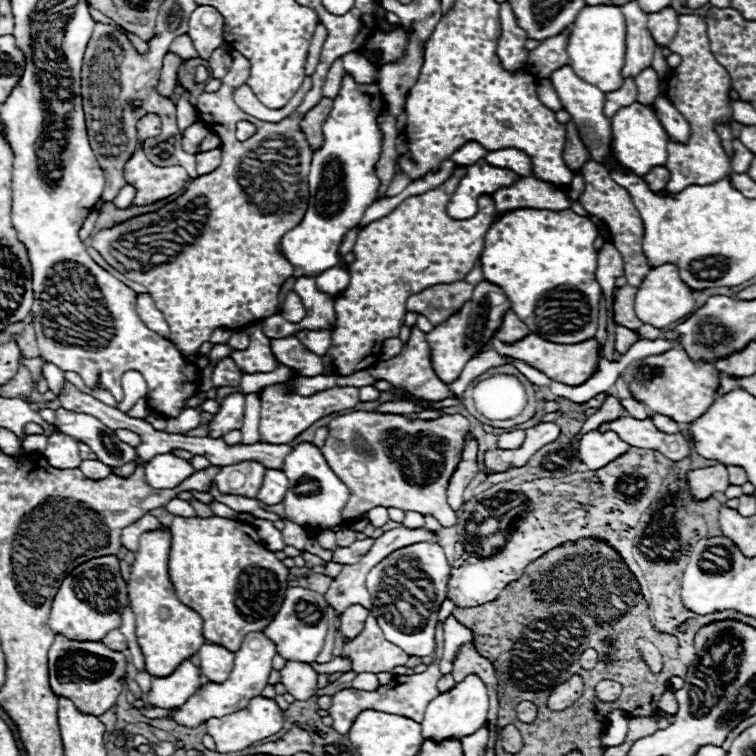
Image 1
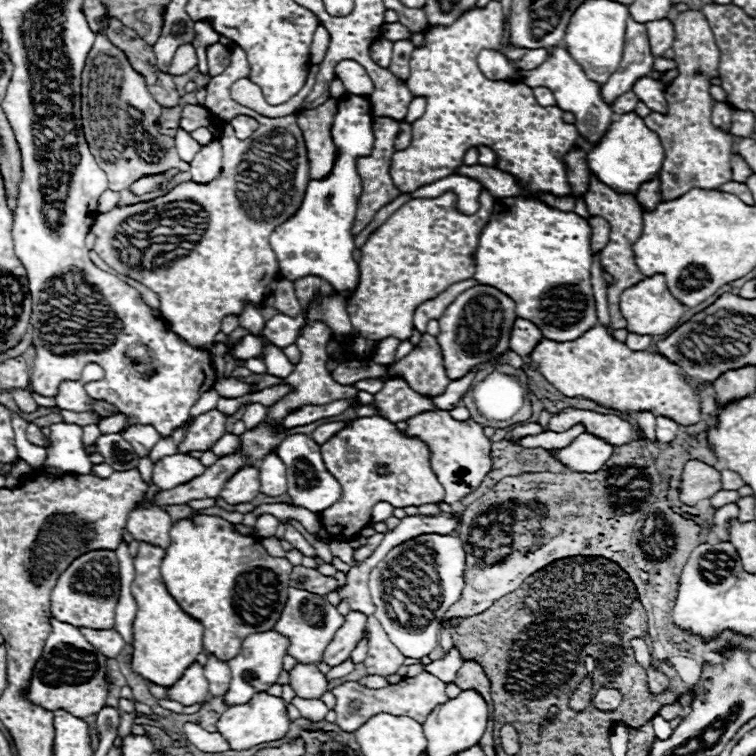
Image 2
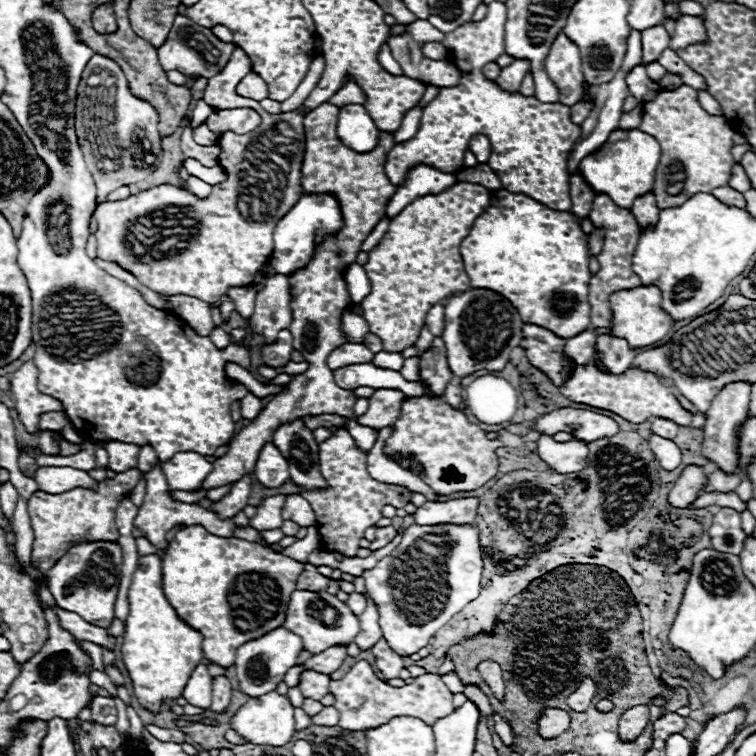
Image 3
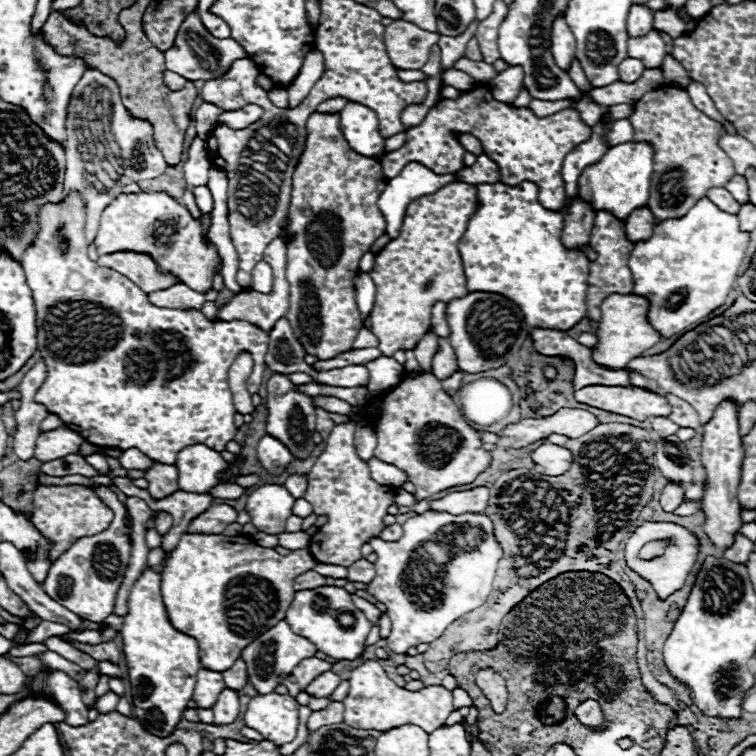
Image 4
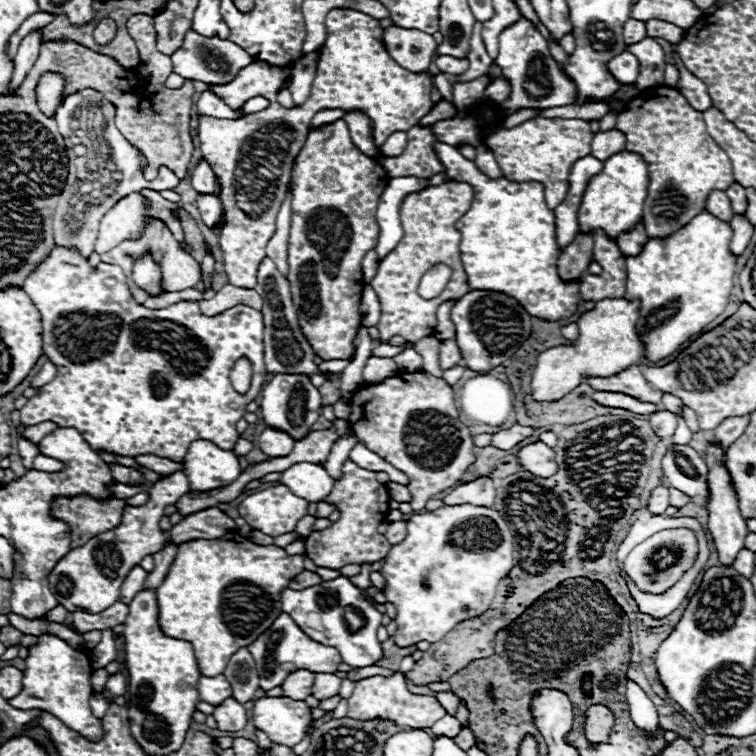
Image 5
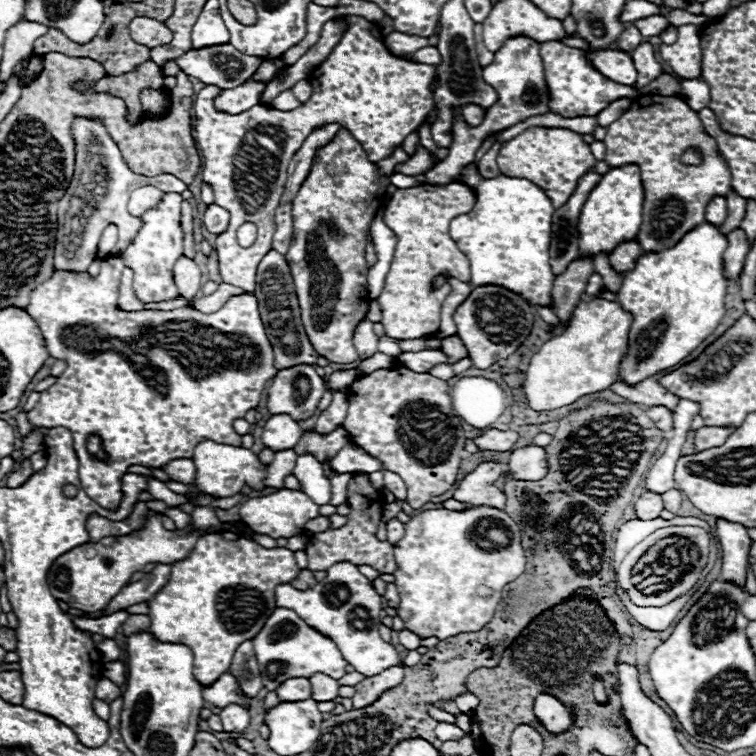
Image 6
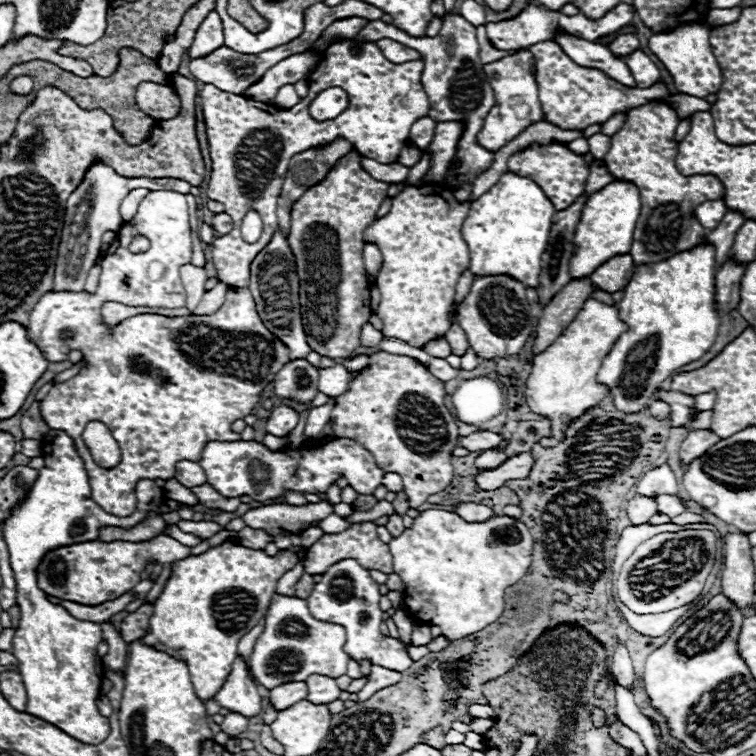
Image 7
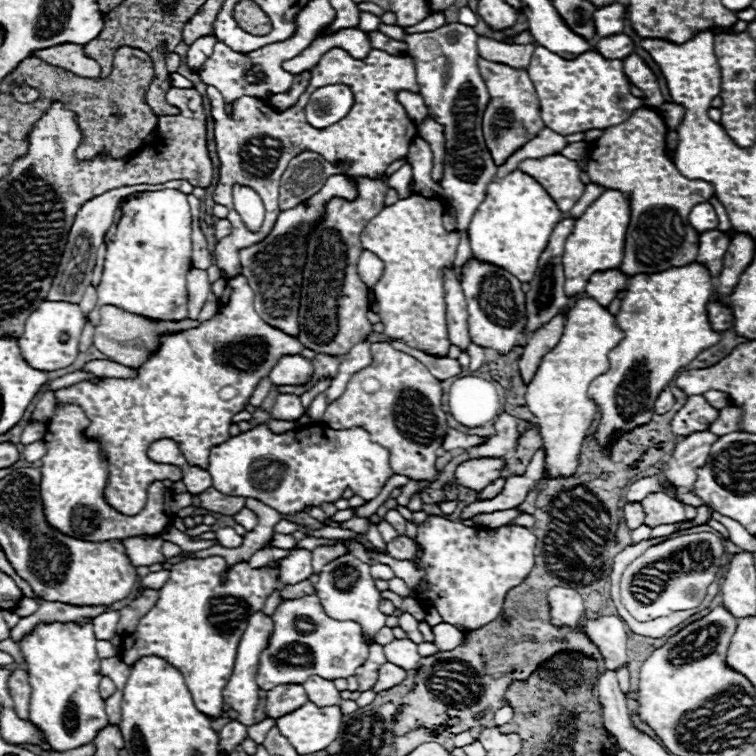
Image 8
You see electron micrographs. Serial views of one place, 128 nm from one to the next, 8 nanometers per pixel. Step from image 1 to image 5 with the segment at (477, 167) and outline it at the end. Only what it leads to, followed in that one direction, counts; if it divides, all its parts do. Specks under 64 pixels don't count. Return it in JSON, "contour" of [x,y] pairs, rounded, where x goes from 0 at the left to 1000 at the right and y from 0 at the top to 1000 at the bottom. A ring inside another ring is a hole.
{"contour":[[[532,233],[532,235],[516,235],[511,251],[503,259],[503,270],[497,278],[497,291],[503,299],[500,323],[495,325],[495,333],[505,344],[516,336],[516,331],[532,317],[532,296],[529,296],[529,267],[537,257],[553,254],[563,249],[563,235],[550,233]]]}

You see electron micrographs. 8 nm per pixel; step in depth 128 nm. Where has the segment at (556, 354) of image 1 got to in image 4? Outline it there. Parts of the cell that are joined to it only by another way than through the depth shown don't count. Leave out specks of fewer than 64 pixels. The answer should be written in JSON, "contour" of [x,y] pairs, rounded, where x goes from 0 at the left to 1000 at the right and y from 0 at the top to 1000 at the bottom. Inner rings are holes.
{"contour":[[[775,511],[759,519],[762,529],[802,545],[833,550],[839,556],[854,556],[860,550],[884,550],[886,534],[878,524],[833,511]]]}

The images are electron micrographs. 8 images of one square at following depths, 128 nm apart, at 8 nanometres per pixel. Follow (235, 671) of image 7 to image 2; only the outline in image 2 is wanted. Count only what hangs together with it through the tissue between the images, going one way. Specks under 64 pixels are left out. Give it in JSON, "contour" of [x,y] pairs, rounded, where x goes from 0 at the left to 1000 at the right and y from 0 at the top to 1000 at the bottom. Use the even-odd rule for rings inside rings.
{"contour":[[[257,876],[243,889],[243,894],[228,910],[222,910],[222,921],[243,934],[270,931],[275,926],[275,902],[270,897],[270,881]]]}

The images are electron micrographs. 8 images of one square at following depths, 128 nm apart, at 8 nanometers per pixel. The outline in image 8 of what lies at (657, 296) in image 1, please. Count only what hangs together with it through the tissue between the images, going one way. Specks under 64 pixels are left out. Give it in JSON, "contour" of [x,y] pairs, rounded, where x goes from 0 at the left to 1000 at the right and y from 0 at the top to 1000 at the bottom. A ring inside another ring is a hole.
{"contour":[[[765,394],[751,405],[749,413],[749,429],[746,439],[738,450],[738,458],[733,458],[714,479],[706,503],[698,508],[696,516],[696,537],[698,542],[709,550],[709,561],[714,563],[714,577],[717,577],[717,593],[722,598],[722,630],[725,632],[751,632],[762,627],[762,619],[767,616],[767,595],[770,585],[775,579],[778,566],[786,558],[786,550],[791,545],[788,534],[778,526],[778,511],[786,500],[796,497],[804,492],[804,468],[815,455],[825,447],[825,439],[812,429],[812,418],[796,407],[788,397],[783,394]]]}

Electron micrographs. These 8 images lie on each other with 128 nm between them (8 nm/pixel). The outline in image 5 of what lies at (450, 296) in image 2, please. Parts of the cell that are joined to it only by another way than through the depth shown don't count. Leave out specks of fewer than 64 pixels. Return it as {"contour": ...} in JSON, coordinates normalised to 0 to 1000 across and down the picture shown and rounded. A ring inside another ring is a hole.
{"contour":[[[563,444],[563,447],[558,447],[558,450],[550,452],[550,466],[556,466],[558,474],[561,474],[558,489],[561,492],[569,492],[571,497],[585,500],[587,489],[582,487],[582,479],[579,479],[579,458],[582,458],[582,450],[579,447]]]}

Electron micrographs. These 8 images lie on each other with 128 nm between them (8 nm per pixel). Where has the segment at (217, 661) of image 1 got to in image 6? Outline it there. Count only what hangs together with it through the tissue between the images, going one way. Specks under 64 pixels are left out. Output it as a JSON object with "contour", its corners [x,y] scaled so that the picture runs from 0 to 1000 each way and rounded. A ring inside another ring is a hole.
{"contour":[[[304,931],[304,934],[294,937],[291,952],[294,952],[296,968],[320,968],[331,958],[331,944],[325,937],[320,937],[315,931]]]}

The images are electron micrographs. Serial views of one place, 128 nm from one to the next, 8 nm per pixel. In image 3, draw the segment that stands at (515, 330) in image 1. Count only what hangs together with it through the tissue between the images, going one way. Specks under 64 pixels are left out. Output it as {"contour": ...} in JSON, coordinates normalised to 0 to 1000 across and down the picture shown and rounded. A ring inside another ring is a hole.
{"contour":[[[693,429],[690,442],[690,460],[696,463],[698,476],[709,487],[722,492],[735,511],[746,508],[749,497],[754,497],[754,492],[759,489],[759,479],[751,471],[746,471],[749,450],[706,429]]]}

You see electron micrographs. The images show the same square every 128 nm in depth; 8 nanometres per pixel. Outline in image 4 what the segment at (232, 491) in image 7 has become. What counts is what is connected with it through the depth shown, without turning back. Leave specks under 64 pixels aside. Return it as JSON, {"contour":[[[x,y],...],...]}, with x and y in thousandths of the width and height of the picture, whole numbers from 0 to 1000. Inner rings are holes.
{"contour":[[[257,587],[235,598],[235,608],[230,616],[235,619],[238,648],[262,653],[270,653],[278,646],[294,640],[291,627],[304,619],[288,598],[272,593],[270,587]]]}

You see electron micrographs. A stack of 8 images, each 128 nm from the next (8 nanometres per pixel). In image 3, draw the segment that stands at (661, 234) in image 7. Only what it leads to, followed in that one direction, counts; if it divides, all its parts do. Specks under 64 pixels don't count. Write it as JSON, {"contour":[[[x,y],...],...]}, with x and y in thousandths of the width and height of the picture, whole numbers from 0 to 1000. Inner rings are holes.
{"contour":[[[899,114],[894,119],[876,119],[865,132],[852,135],[849,146],[852,153],[844,169],[865,180],[876,196],[876,212],[862,251],[873,278],[902,272],[923,254],[942,254],[944,249],[963,243],[971,220],[966,204],[971,172],[955,153],[939,153],[926,143],[923,122],[918,116]]]}

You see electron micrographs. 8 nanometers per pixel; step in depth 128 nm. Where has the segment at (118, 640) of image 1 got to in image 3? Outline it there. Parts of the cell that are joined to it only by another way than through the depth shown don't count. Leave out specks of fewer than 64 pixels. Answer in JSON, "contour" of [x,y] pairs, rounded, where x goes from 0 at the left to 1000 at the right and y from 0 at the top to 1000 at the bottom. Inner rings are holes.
{"contour":[[[71,804],[71,810],[74,810],[77,823],[82,825],[82,831],[87,831],[95,841],[101,841],[106,847],[127,849],[130,854],[138,854],[138,852],[146,852],[148,857],[153,854],[153,844],[143,844],[143,839],[140,839],[138,831],[116,825],[101,810],[87,810],[87,807],[79,807],[79,804]]]}

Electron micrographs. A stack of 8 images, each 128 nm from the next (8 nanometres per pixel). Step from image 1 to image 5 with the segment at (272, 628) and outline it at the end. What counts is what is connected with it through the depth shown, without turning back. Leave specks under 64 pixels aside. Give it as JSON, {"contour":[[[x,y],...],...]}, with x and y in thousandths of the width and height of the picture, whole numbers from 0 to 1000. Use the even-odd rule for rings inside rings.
{"contour":[[[447,762],[442,767],[426,770],[421,775],[410,775],[405,780],[384,780],[384,778],[373,780],[373,807],[381,810],[384,815],[389,815],[389,823],[413,847],[447,857],[452,873],[458,878],[463,878],[466,884],[495,881],[500,873],[508,870],[505,852],[497,841],[505,812],[497,807],[497,802],[489,794],[484,794],[479,788],[476,778],[468,775],[460,762]],[[460,807],[468,807],[481,820],[481,828],[476,833],[466,833],[466,828],[460,825],[460,820],[458,820]]]}

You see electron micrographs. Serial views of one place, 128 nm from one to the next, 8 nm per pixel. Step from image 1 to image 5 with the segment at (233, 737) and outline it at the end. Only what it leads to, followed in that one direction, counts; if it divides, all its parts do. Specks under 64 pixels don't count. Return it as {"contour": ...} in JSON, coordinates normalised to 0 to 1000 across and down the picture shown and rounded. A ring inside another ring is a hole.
{"contour":[[[378,921],[344,923],[336,931],[336,960],[349,966],[360,981],[381,989],[402,979],[413,952],[413,939],[405,929]]]}

